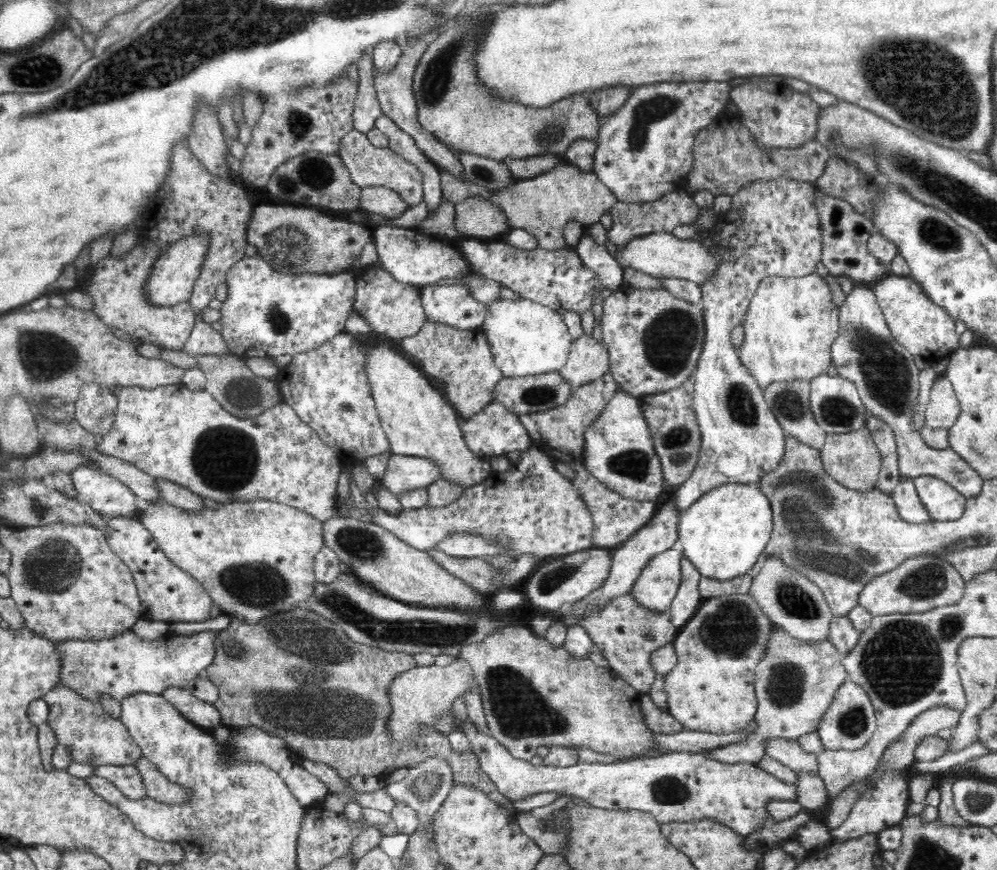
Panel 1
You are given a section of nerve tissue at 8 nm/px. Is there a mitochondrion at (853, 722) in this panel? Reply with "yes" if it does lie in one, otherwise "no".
yes

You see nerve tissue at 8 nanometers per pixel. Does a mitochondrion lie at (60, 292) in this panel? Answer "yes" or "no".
no

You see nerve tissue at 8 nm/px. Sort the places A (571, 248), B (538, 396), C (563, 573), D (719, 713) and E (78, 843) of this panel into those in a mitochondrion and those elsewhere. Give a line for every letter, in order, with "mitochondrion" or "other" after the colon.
A: other
B: mitochondrion
C: mitochondrion
D: other
E: other

